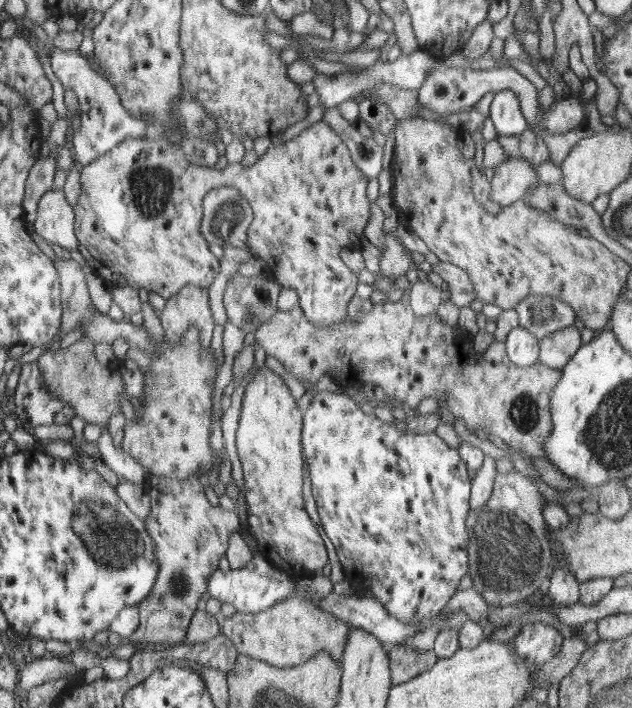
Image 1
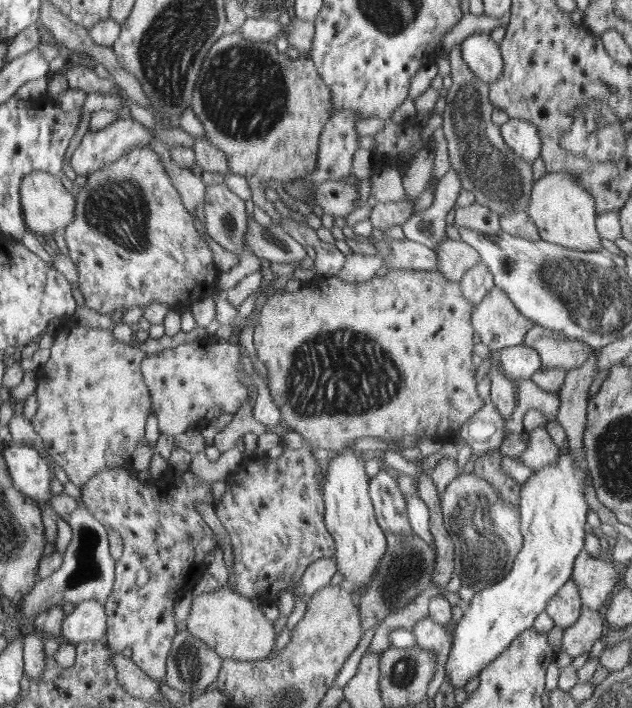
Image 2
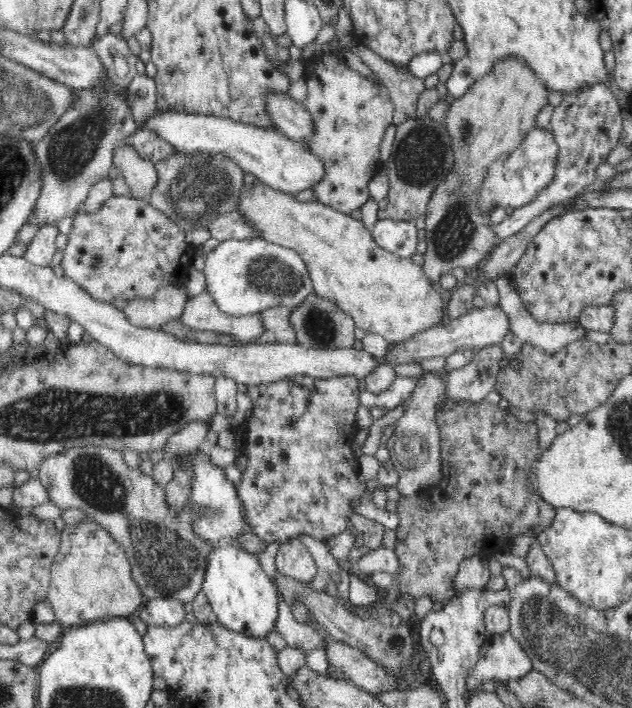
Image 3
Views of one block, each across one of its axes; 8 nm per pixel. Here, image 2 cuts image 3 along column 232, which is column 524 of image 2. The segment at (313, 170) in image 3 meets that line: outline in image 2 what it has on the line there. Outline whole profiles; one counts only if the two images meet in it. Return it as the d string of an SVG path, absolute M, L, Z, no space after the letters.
M509 119L500 127L504 142L524 162L533 163L542 155L539 125L523 119Z

